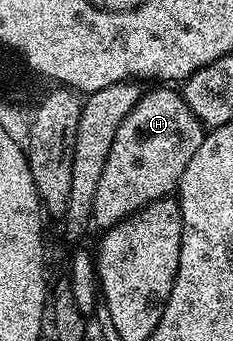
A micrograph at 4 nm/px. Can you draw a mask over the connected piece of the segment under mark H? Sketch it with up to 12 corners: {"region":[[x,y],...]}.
{"region":[[175,87],[140,92],[93,194],[112,229],[174,194],[205,126]]}

